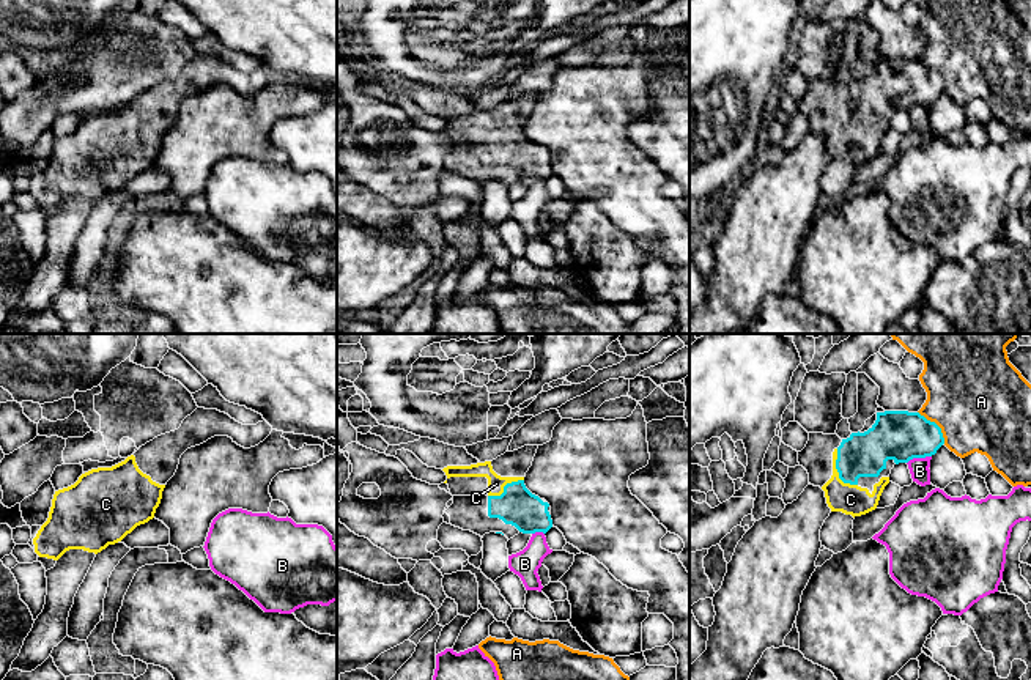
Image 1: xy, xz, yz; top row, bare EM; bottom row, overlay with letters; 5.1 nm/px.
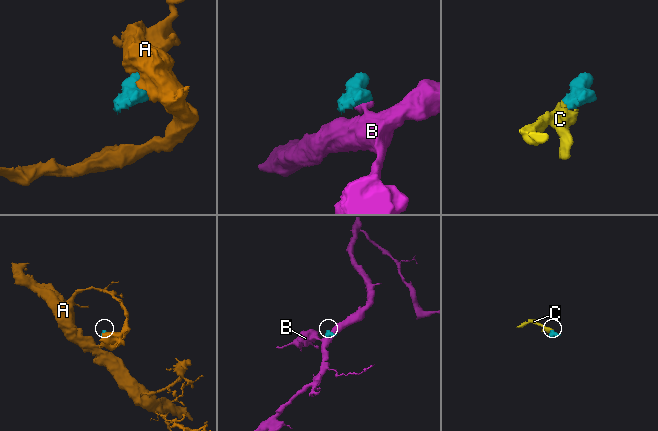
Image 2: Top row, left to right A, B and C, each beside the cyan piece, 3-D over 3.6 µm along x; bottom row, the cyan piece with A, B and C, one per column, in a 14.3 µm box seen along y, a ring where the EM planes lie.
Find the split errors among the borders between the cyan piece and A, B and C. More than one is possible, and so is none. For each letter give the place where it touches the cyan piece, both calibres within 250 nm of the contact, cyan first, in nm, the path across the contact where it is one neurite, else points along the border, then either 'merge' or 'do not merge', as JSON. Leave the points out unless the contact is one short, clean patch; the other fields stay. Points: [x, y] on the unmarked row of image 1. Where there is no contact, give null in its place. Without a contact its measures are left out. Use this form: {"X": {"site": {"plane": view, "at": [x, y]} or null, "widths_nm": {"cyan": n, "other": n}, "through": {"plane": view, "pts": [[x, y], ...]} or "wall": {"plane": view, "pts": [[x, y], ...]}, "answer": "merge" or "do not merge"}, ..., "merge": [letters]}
{"A": {"site": {"plane": "yz", "at": [937, 73]}, "widths_nm": {"cyan": 260, "other": 480}, "answer": "do not merge"}, "B": {"site": {"plane": "yz", "at": [918, 104]}, "widths_nm": {"cyan": 260, "other": 100}, "wall": {"plane": "yz", "pts": [[931, 103], [912, 106], [907, 110]]}, "answer": "do not merge"}, "C": {"site": {"plane": "yz", "at": [838, 118]}, "widths_nm": {"cyan": 220, "other": 160}, "answer": "merge"}, "merge": ["C"]}

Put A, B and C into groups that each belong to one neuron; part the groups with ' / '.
A / B / C

